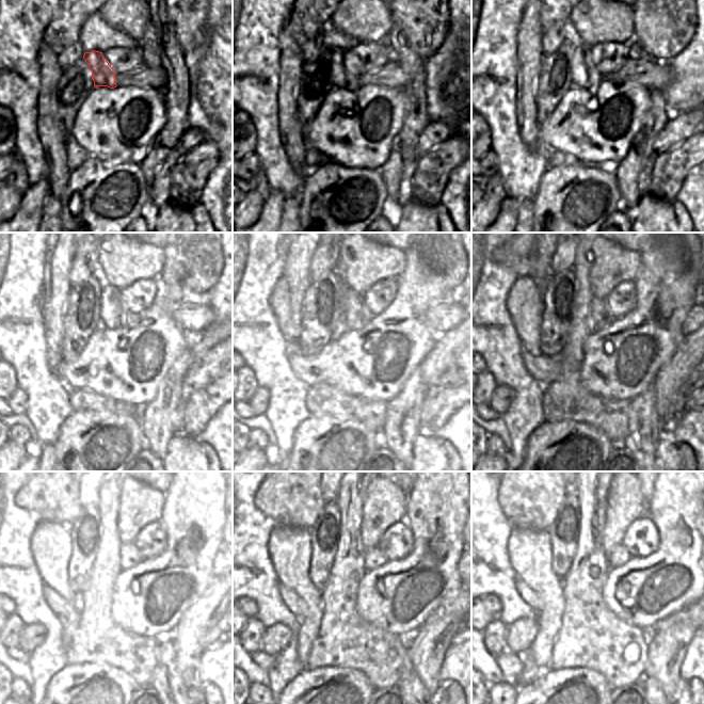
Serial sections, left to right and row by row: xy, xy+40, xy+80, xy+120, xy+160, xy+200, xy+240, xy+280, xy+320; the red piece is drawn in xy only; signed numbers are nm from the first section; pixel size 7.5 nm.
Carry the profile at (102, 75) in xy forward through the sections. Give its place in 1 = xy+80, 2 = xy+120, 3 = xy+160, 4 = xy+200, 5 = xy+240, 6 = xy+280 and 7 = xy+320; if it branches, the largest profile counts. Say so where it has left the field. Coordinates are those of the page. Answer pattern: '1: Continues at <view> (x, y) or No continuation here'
1: Continues at xy+80 (586, 77)
2: Continues at xy+120 (112, 316)
3: Continues at xy+160 (357, 315)
4: Continues at xy+200 (601, 316)
5: Continues at xy+240 (129, 556)
6: Continues at xy+280 (373, 558)
7: Continues at xy+320 (619, 556).

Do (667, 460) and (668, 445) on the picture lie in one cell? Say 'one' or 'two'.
one

